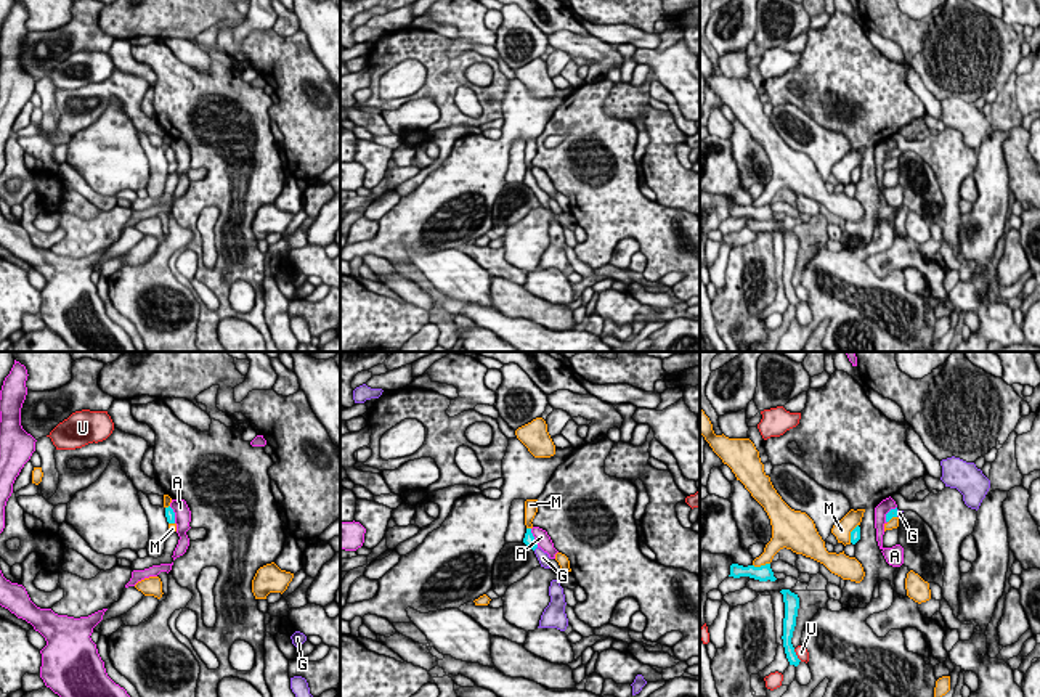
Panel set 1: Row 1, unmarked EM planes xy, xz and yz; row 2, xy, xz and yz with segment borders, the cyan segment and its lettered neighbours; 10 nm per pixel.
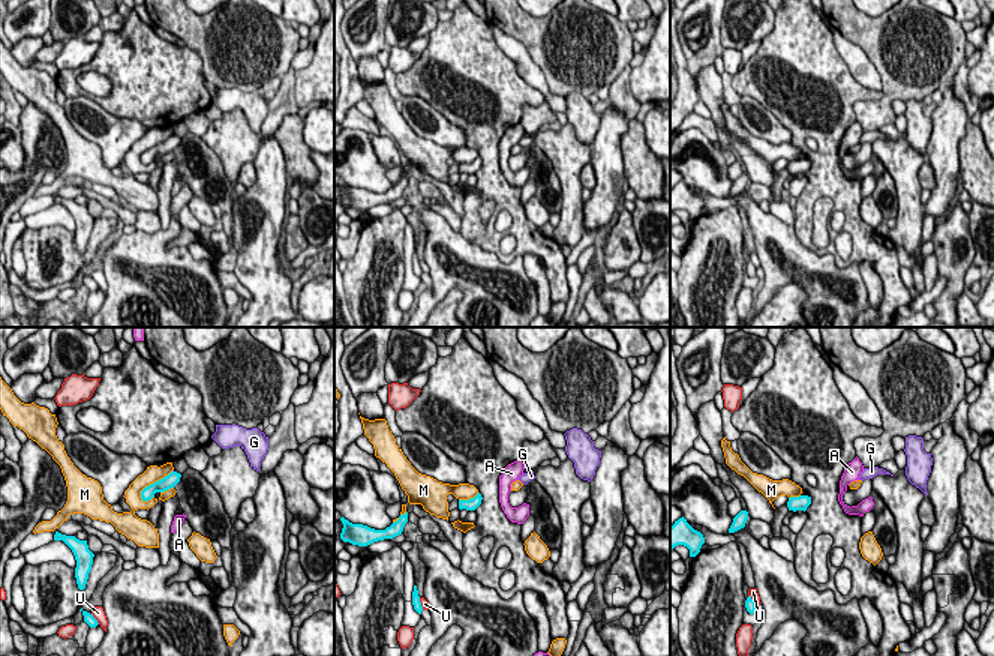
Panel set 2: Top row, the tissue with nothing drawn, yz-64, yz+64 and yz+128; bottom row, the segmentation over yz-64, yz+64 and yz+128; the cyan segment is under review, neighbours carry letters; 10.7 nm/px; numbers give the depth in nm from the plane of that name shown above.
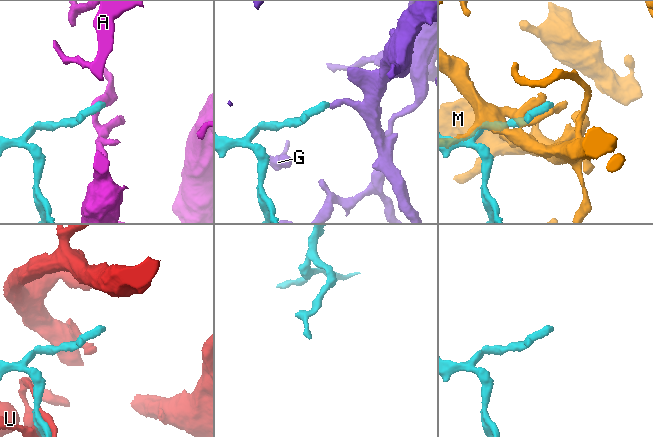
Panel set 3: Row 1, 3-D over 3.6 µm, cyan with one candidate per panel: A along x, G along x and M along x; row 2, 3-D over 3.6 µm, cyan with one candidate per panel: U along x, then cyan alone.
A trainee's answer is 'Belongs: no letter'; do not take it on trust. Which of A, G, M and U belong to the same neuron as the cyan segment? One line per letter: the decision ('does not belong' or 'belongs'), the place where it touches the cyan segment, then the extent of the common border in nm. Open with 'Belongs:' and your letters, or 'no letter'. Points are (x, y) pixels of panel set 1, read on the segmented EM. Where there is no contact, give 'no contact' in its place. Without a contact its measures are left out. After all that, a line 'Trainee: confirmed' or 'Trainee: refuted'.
Belongs: G
A: does not belong | xz (533, 538) | 200 nm
G: belongs | xz (535, 548) | 60 nm
M: does not belong | yz (761, 566) | 180 nm
U: does not belong | yz (796, 656) | 150 nm
Trainee: refuted

